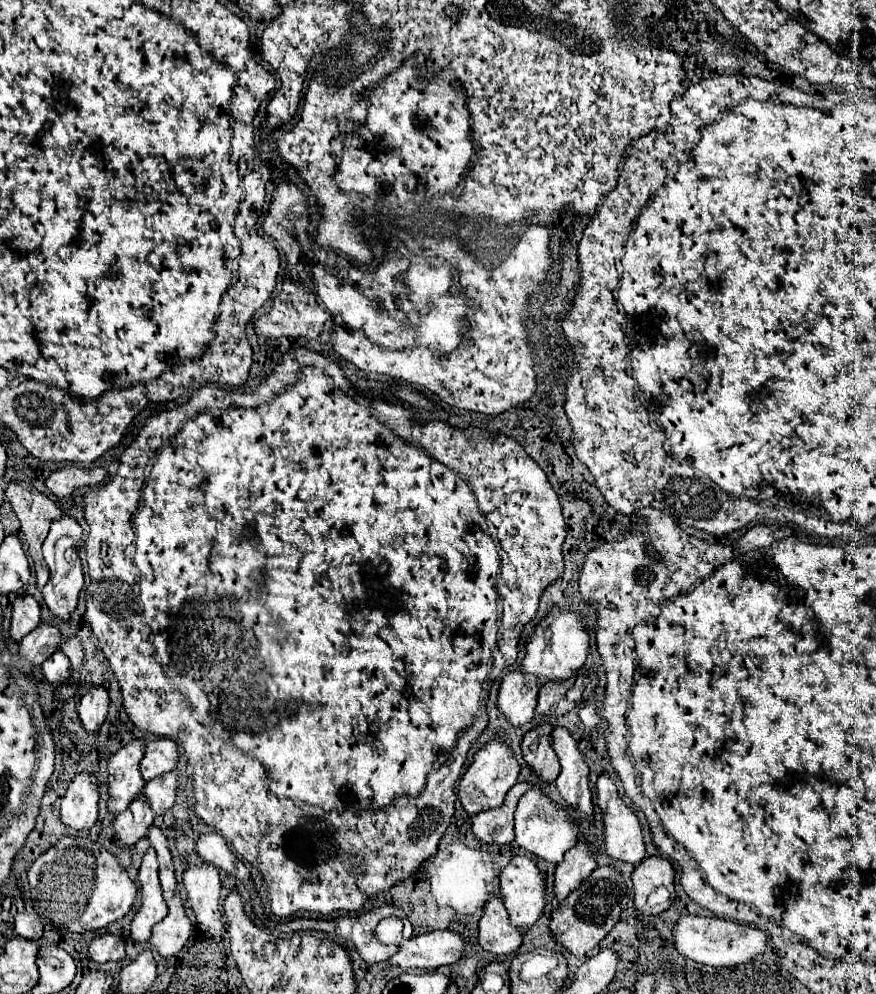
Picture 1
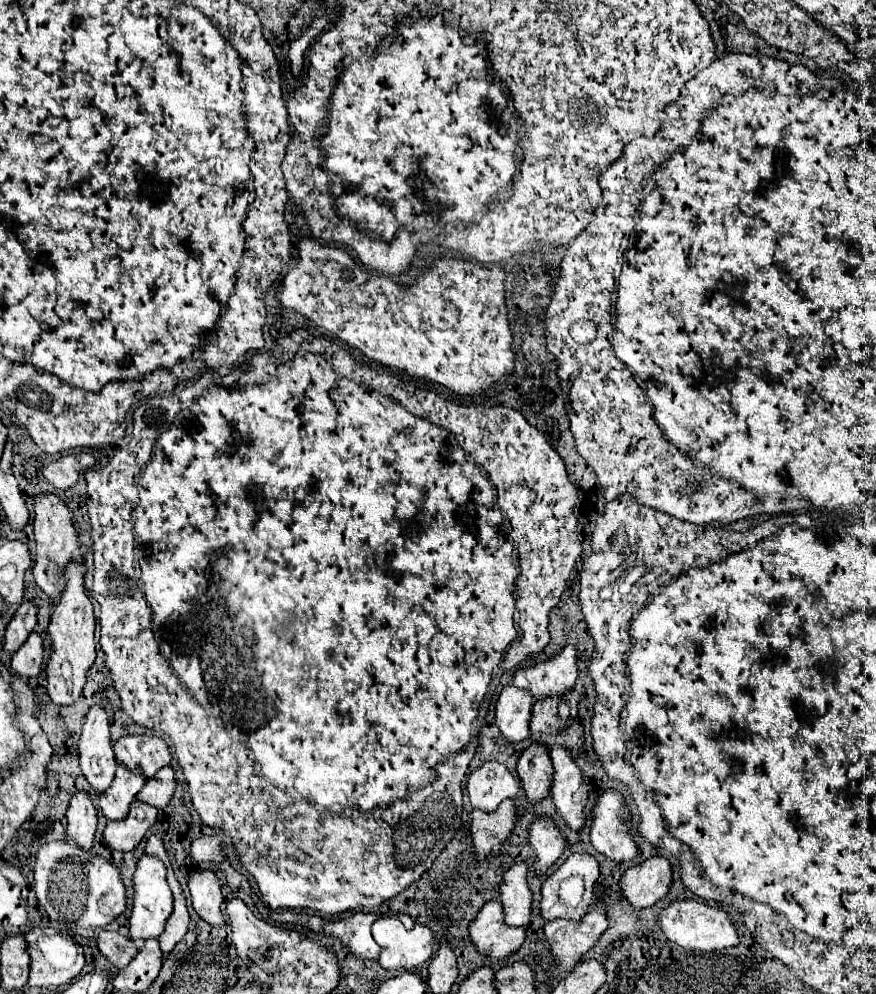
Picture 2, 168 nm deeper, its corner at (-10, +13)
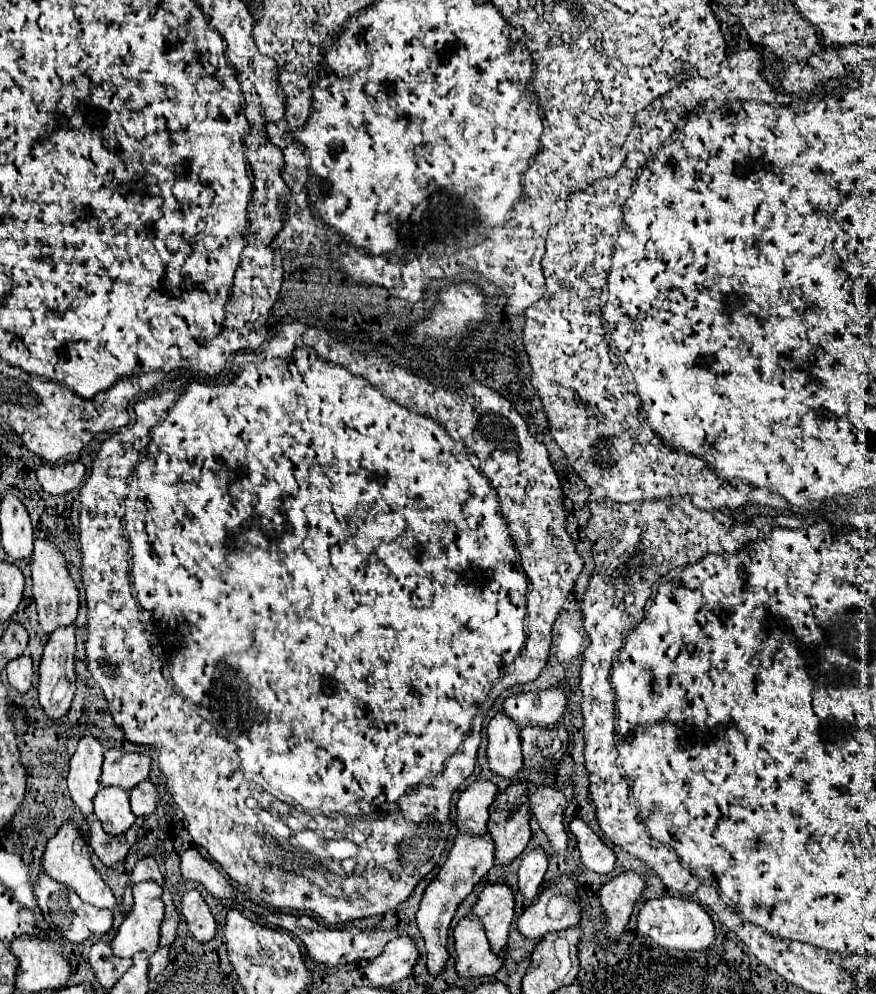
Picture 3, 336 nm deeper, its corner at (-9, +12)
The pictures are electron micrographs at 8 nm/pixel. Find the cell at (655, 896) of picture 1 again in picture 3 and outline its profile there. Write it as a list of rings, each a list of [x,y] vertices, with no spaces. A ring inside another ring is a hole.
[[[623,871],[599,889],[601,907],[607,915],[607,927],[597,937],[599,941],[609,943],[621,935],[623,927],[627,925],[627,921],[633,913],[635,903],[643,895],[645,885],[647,883],[639,871]]]

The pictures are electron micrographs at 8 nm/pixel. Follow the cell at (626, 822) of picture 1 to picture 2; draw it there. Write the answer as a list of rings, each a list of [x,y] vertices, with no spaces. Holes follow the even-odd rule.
[[[604,792],[596,806],[590,826],[590,842],[596,852],[612,862],[634,860],[638,854],[636,842],[630,836],[630,810],[618,792]]]

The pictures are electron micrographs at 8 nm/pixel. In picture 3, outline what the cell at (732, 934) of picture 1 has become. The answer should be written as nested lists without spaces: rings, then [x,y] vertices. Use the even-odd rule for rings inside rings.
[[[659,897],[647,901],[639,911],[637,929],[643,935],[649,935],[661,947],[679,951],[701,951],[711,947],[715,941],[715,925],[705,909],[699,903],[681,897]]]

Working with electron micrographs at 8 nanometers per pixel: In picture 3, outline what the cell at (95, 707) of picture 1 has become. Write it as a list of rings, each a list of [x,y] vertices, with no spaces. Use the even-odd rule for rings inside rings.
[[[81,737],[75,755],[71,757],[71,767],[67,775],[67,785],[71,799],[81,809],[83,817],[93,815],[93,797],[103,789],[99,787],[99,771],[103,763],[103,745],[97,737]]]

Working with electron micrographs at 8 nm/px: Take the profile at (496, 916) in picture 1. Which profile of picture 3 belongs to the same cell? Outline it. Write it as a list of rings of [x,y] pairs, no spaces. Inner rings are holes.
[[[473,915],[463,917],[453,929],[455,951],[457,951],[457,973],[463,977],[481,977],[497,973],[503,963],[503,951],[495,955],[487,943],[483,923]]]

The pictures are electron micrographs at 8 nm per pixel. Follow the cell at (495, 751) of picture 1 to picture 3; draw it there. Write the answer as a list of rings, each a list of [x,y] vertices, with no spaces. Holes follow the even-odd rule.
[[[475,781],[465,787],[457,801],[457,827],[461,833],[485,833],[489,807],[497,799],[499,787],[493,781]]]

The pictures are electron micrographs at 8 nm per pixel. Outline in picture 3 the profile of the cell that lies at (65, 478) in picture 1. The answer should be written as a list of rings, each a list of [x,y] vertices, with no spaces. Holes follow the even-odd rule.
[[[81,461],[63,463],[63,465],[43,465],[37,471],[41,487],[51,495],[65,495],[79,487],[85,475],[85,465]]]

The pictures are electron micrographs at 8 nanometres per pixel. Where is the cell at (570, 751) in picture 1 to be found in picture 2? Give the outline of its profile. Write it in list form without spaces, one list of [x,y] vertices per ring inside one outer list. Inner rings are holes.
[[[554,746],[550,750],[550,760],[554,766],[554,776],[550,786],[552,802],[558,814],[566,820],[568,828],[572,832],[578,832],[582,830],[586,820],[586,802],[590,786],[586,784],[582,770],[574,764],[566,748]]]

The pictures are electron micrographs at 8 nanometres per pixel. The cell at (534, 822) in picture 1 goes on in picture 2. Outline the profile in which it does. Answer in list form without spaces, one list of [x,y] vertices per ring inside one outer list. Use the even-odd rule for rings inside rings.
[[[538,816],[530,824],[530,846],[536,852],[534,874],[544,874],[566,850],[566,840],[550,816]]]

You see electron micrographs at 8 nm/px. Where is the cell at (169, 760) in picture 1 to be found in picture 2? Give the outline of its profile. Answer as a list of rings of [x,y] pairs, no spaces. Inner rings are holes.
[[[124,736],[114,744],[114,758],[118,764],[126,766],[128,770],[140,770],[144,778],[152,778],[162,766],[170,764],[170,750],[168,744],[158,736]]]

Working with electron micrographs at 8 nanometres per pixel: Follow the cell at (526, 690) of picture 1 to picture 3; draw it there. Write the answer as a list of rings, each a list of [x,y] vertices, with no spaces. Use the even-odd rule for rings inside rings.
[[[497,713],[487,725],[489,767],[501,777],[513,777],[523,767],[519,735],[519,727],[505,719],[503,713]]]

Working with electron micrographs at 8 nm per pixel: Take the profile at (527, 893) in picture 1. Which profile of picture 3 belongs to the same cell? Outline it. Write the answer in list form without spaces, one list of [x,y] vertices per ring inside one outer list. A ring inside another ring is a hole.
[[[493,883],[483,889],[473,915],[483,921],[493,951],[501,951],[507,943],[507,935],[515,917],[515,897],[507,883]]]

